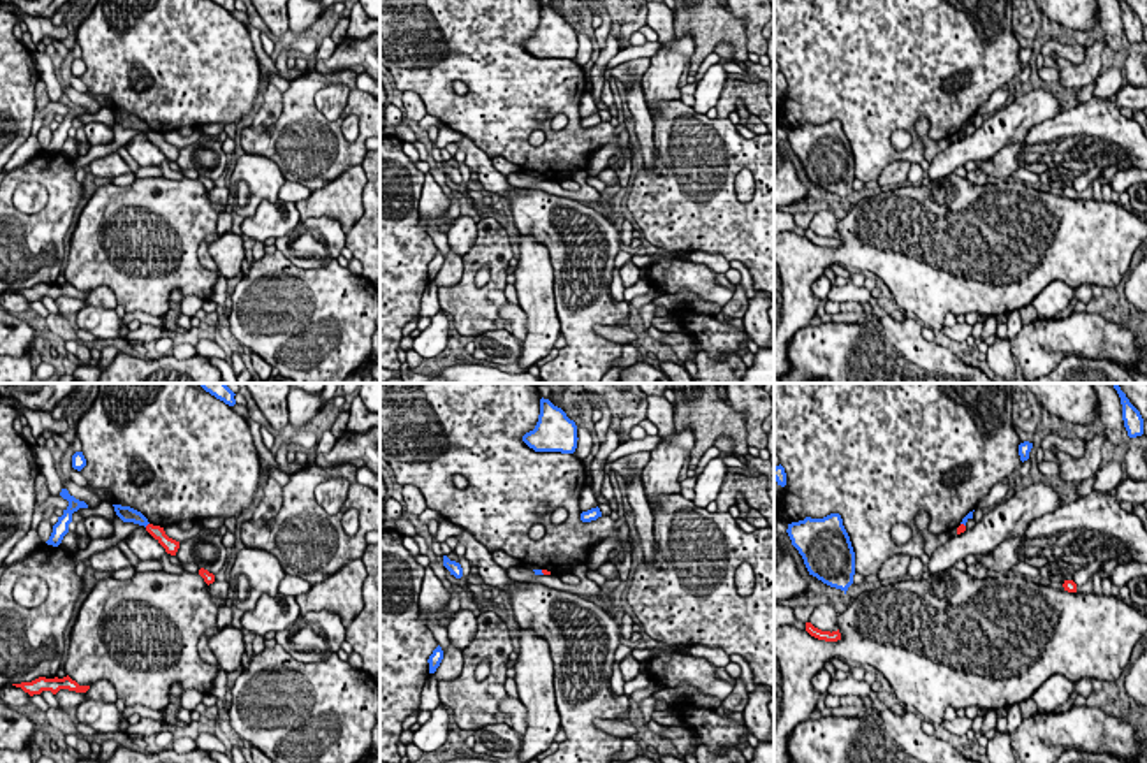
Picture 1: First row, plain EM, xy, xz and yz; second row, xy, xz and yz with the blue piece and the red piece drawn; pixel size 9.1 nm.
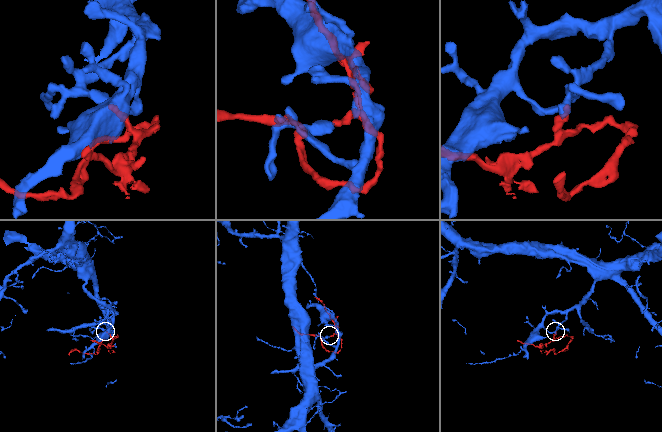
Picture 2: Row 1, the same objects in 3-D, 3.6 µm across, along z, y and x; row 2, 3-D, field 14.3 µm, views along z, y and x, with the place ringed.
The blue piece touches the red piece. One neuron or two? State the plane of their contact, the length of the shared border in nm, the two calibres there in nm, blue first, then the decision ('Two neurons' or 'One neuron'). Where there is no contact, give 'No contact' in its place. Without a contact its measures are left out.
Touches blue in xy. Shared border 60 nm. Thickness 140 nm (blue) against 120 nm. Two neurons

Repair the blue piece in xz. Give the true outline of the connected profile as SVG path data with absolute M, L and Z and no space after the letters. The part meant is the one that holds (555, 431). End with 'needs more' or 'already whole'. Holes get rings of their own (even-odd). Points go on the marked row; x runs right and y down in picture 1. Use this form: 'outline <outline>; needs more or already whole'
outline M540 399L540 415L533 431L522 441L535 452L574 454L577 448L577 425L549 399Z; already whole

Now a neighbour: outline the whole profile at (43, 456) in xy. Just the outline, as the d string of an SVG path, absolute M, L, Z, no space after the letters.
M32 447L33 452L33 459L37 462L37 466L40 468L40 473L46 478L47 489L51 496L60 496L62 489L63 489L63 482L56 471L56 464L55 464L55 457L51 454L49 448L46 447Z

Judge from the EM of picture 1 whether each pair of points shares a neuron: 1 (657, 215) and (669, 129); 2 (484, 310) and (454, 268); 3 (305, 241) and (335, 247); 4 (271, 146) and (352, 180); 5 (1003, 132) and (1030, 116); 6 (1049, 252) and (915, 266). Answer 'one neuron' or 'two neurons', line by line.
1: one neuron
2: two neurons
3: one neuron
4: two neurons
5: one neuron
6: one neuron

